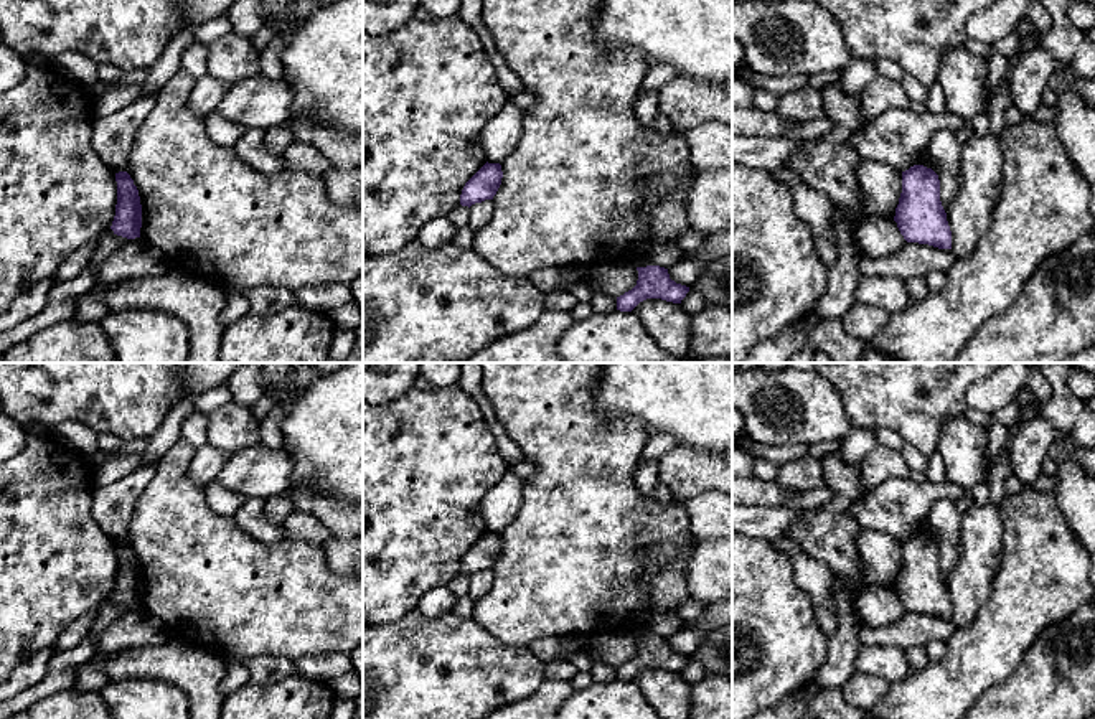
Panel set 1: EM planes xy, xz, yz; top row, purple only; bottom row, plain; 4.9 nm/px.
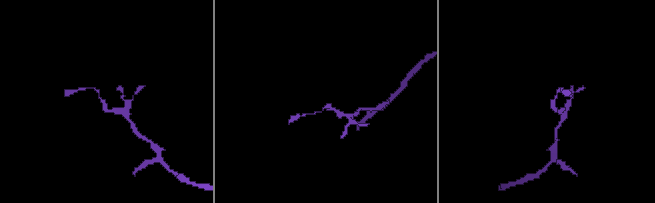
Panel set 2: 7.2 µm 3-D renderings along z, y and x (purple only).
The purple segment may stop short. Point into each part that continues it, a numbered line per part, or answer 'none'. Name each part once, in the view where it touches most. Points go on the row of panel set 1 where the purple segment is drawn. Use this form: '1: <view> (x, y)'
none

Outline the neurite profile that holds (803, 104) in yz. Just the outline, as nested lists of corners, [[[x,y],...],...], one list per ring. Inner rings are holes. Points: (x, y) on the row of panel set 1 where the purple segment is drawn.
[[[810,86],[778,97],[775,114],[790,122],[806,122],[825,115],[823,97]]]

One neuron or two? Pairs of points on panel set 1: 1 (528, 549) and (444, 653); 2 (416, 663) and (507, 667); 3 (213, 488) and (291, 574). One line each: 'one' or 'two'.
1: two
2: one
3: two

